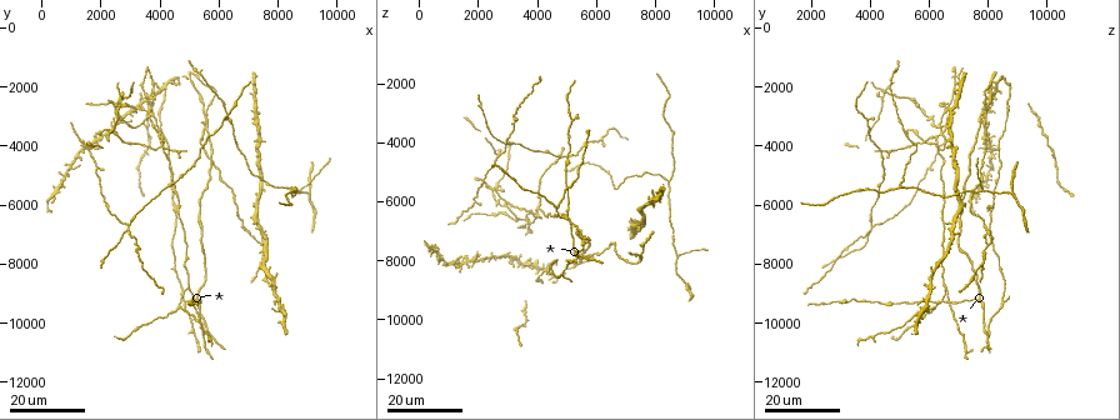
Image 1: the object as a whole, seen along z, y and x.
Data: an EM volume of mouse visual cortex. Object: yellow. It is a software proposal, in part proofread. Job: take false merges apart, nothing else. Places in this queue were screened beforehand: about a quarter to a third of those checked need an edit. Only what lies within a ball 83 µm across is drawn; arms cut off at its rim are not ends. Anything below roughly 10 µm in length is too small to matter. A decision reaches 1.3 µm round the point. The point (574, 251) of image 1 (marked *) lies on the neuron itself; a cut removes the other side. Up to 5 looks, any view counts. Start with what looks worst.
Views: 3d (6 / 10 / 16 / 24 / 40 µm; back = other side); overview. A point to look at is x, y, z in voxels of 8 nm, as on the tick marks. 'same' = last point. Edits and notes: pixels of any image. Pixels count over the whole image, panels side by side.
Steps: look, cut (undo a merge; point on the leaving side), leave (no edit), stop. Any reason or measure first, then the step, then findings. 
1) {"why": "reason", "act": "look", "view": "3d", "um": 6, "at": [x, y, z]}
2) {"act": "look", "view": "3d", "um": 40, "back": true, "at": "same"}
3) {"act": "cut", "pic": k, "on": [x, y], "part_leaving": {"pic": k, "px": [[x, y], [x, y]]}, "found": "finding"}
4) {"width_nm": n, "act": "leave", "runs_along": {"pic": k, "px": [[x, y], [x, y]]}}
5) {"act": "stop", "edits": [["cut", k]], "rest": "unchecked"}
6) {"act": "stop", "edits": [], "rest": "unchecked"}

{"why": "small branch off a trunk", "act": "look", "view": "3d", "um": 24, "at": [3900, 3600, 6500]}

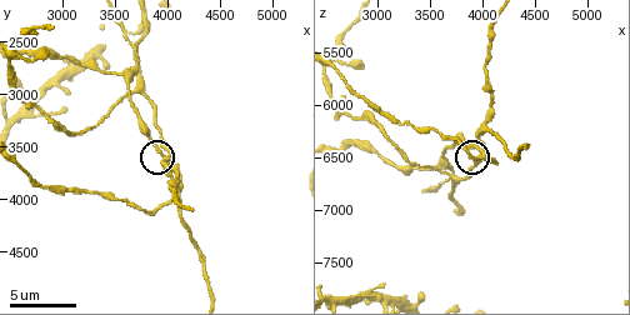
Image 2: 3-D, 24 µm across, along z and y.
{"act": "look", "view": "3d", "um": 6, "at": [3940, 3600, 6400]}

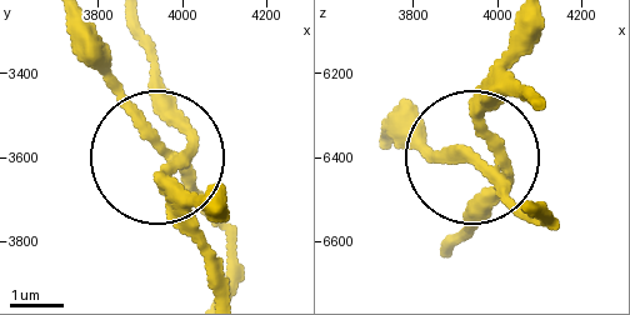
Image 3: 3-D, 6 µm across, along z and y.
{"width_nm": 220, "act": "leave", "found": "one neuron here"}

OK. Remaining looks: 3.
{"act": "look", "view": "3d", "um": 16, "at": [6100, 3000, 3900]}

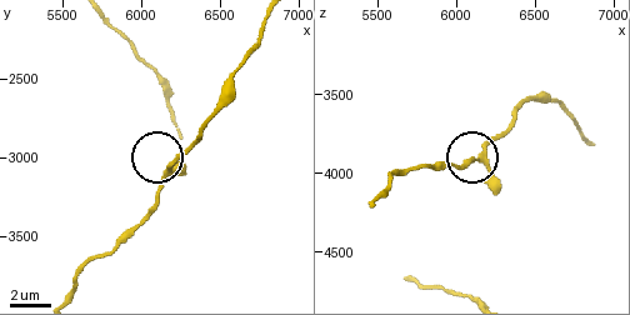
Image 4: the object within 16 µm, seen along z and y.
{"act": "look", "view": "3d", "um": 10, "at": [6160, 3100, 3920]}

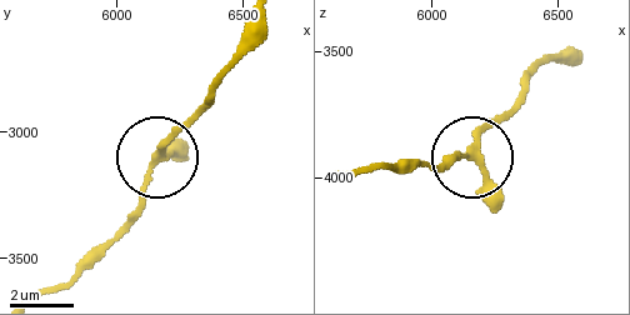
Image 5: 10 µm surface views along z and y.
{"side_arm_um": 15, "act": "leave", "found": "continuous, no second neuron"}

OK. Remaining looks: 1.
{"why": "a fork", "act": "look", "view": "3d", "um": 10, "at": [3700, 2940, 6660]}

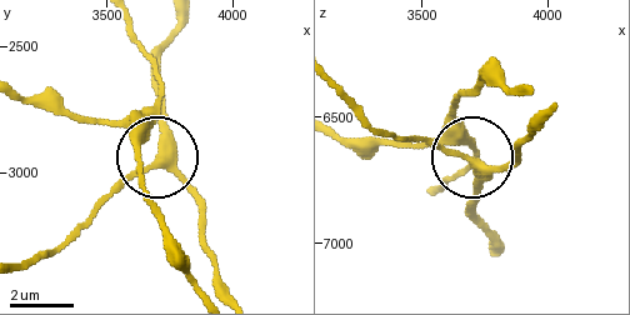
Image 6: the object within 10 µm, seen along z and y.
{"act": "leave", "runs_along": {"pic": 6, "px": [[546, 111], [514, 159], [474, 161], [476, 203]]}, "found": "continuous, no second neuron"}

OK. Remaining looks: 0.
{"act": "stop", "edits": [], "rest": "unchecked"}

